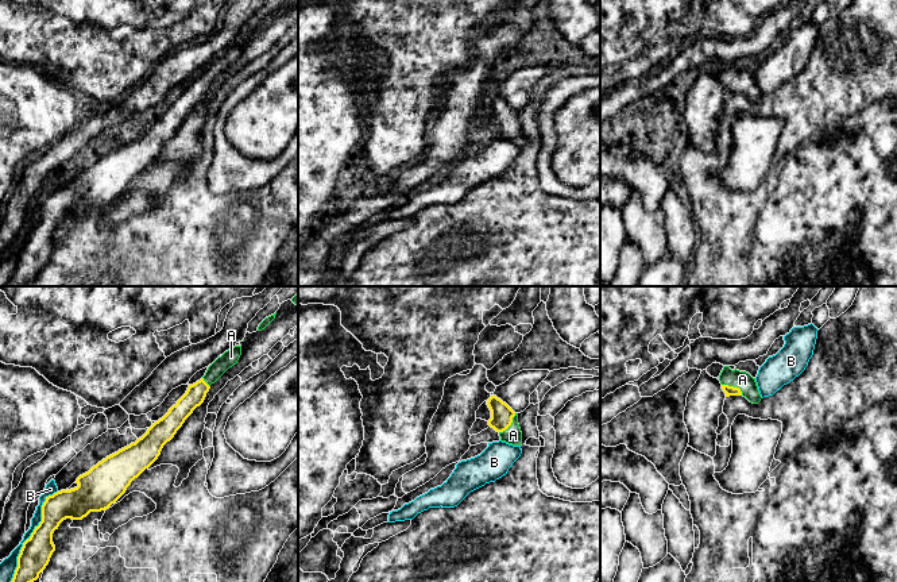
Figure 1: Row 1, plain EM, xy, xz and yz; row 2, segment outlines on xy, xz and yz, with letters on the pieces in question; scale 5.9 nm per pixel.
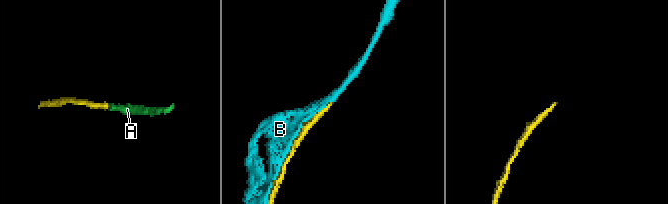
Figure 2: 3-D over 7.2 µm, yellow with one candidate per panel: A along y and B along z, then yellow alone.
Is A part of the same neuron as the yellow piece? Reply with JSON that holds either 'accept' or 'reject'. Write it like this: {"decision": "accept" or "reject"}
{"decision": "accept"}

